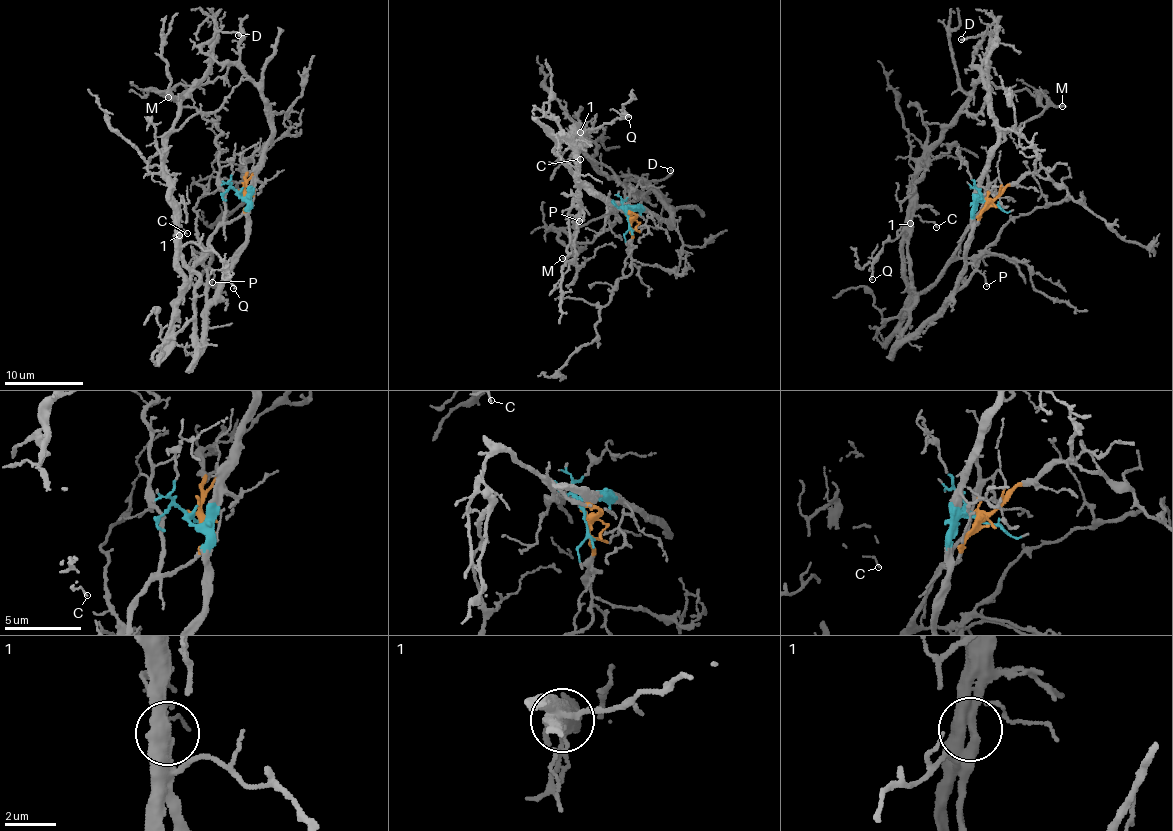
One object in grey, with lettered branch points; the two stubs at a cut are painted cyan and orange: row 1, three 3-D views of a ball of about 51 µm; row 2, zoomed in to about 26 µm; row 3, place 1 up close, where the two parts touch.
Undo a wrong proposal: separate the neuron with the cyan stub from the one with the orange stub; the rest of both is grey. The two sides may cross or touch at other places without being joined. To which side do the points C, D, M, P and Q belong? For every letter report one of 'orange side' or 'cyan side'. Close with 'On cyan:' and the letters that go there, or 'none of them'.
C: cyan side
D: cyan side
M: orange side
P: cyan side
Q: orange side
On cyan: C, D, P

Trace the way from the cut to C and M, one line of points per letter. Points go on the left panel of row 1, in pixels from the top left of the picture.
C: (240, 191), (245, 242), (206, 314), (200, 346), (194, 310), (199, 275), (186, 264), (181, 226), (187, 233)
M: (240, 191), (251, 205), (226, 222), (218, 177), (218, 128), (194, 106), (182, 106), (181, 96), (167, 97)

